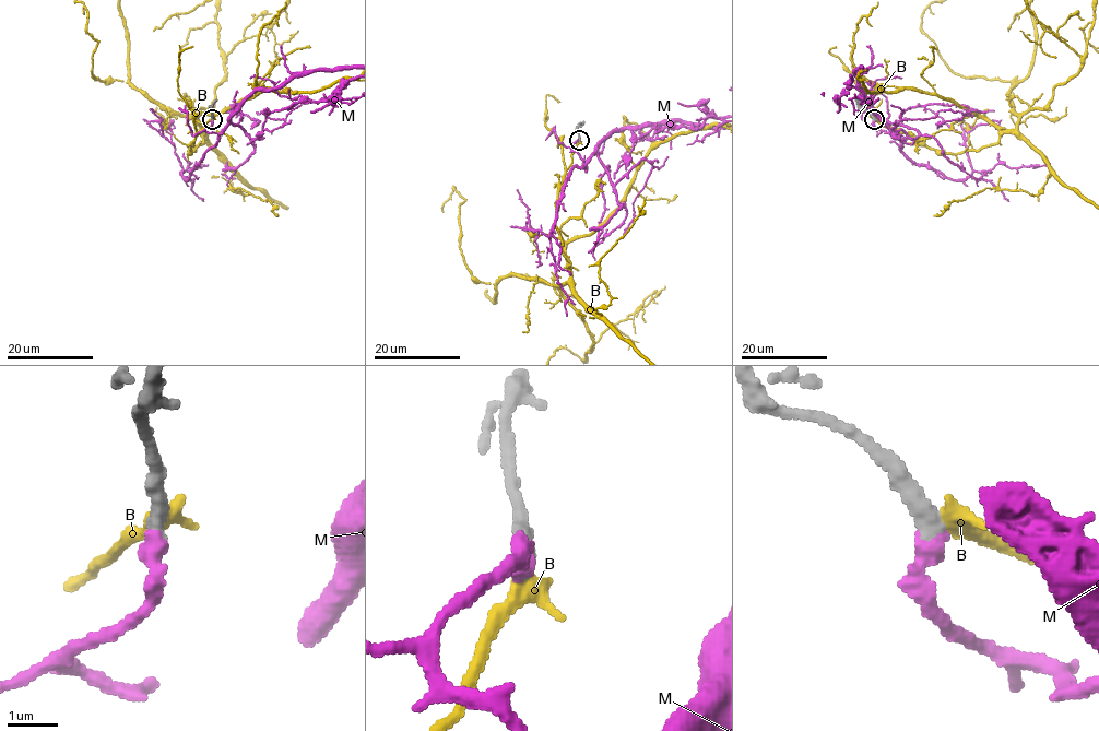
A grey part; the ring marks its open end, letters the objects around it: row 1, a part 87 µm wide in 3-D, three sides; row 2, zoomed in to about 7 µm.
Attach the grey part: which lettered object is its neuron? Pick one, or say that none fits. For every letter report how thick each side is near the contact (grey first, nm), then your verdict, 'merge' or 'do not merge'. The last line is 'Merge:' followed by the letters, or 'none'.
B: 400 nm thick on the grey side, 440 nm on the other; do not merge
M: 360 nm thick on the grey side, 400 nm on the other; merge
Merge: M

